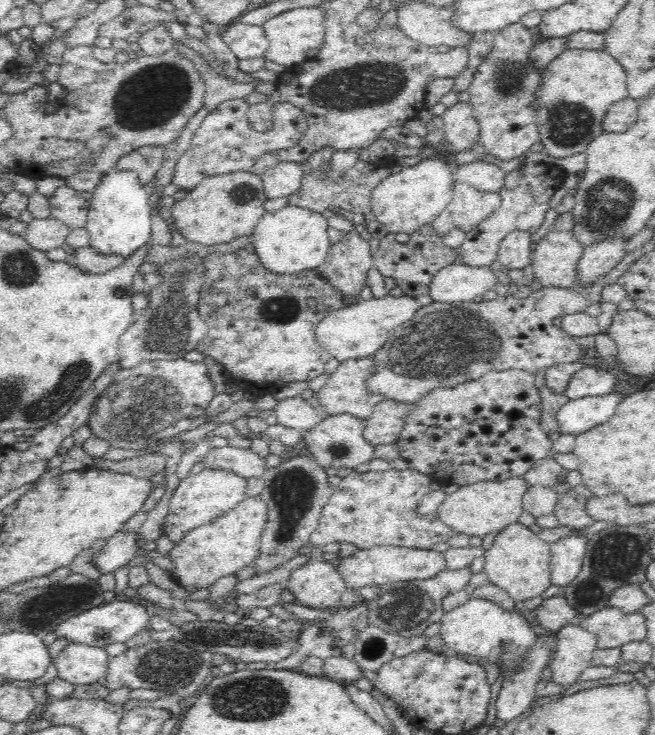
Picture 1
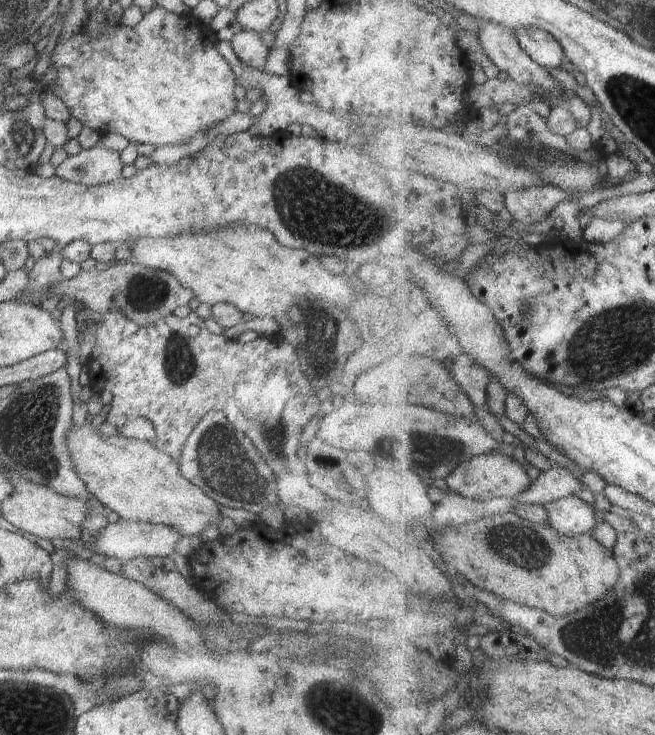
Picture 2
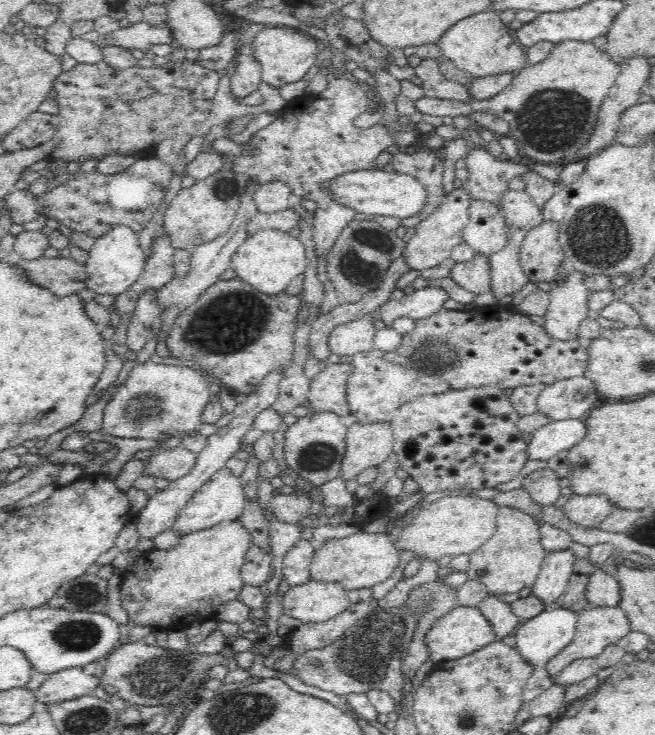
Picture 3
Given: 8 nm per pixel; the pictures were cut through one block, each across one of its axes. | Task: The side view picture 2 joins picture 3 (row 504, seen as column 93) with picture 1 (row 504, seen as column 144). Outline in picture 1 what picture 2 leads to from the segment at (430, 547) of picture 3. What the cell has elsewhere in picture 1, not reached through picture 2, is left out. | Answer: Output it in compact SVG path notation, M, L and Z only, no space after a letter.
M514 477L505 481L480 481L461 486L447 495L437 510L437 515L446 526L468 536L483 538L494 530L502 530L517 522L523 511L522 496L530 490L530 483L524 477Z

